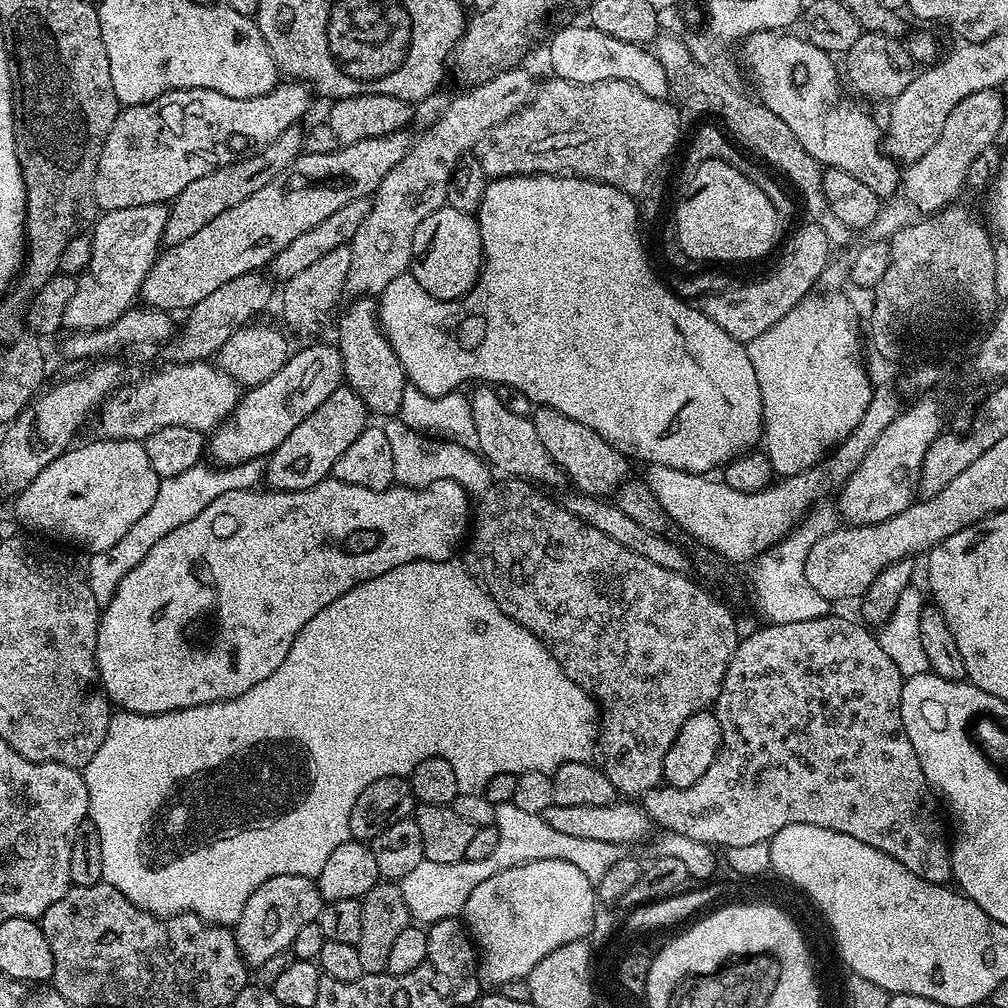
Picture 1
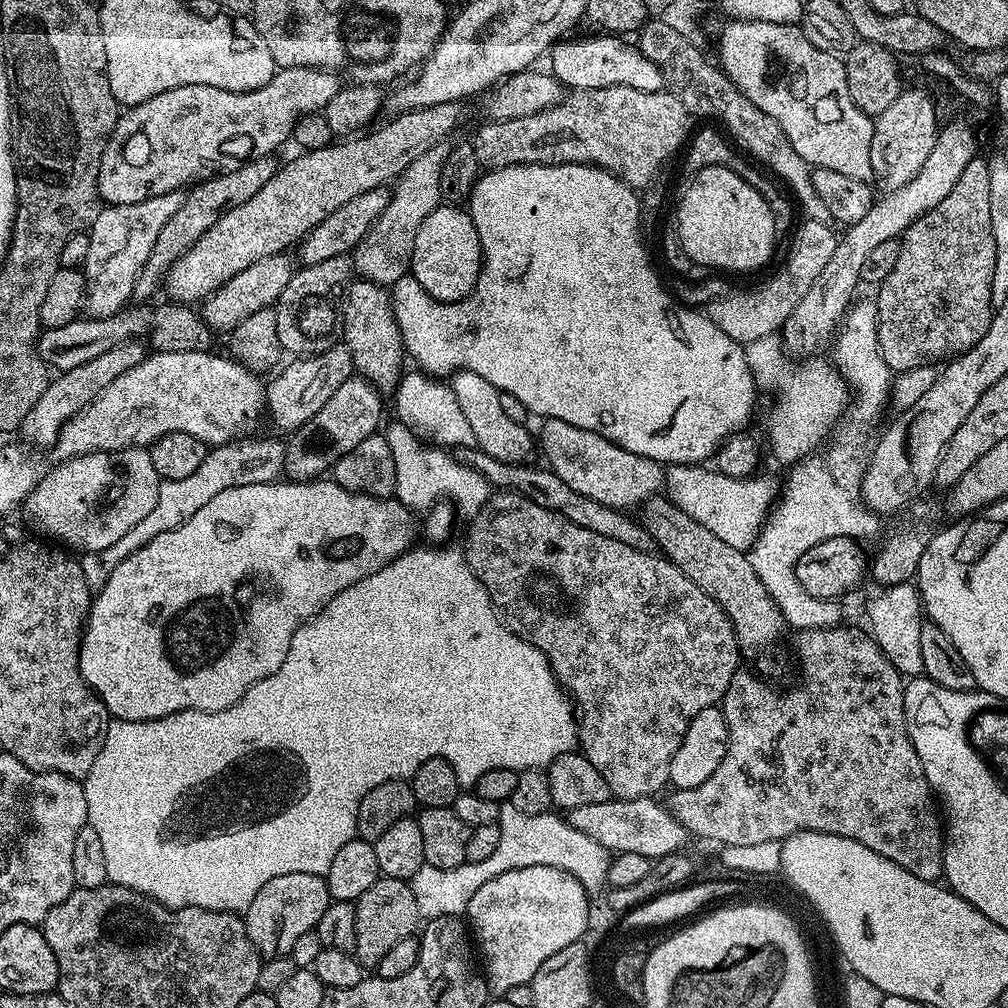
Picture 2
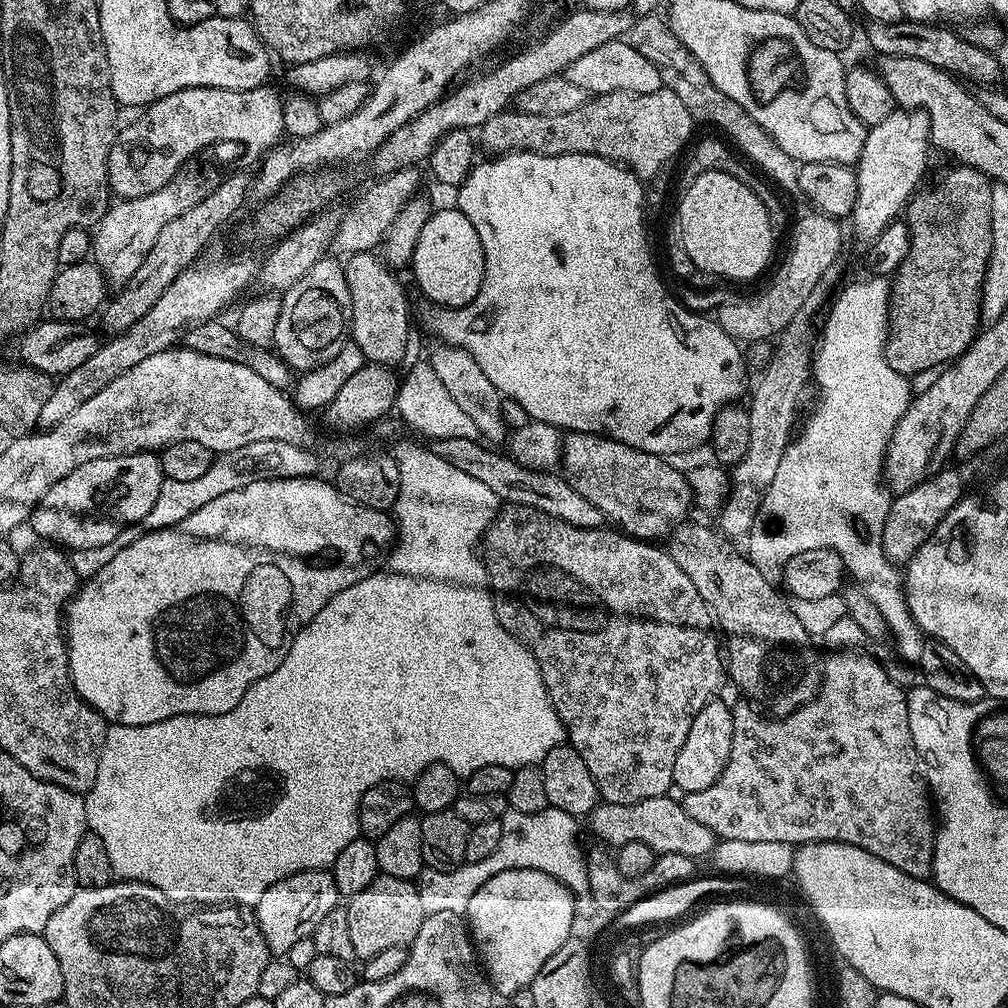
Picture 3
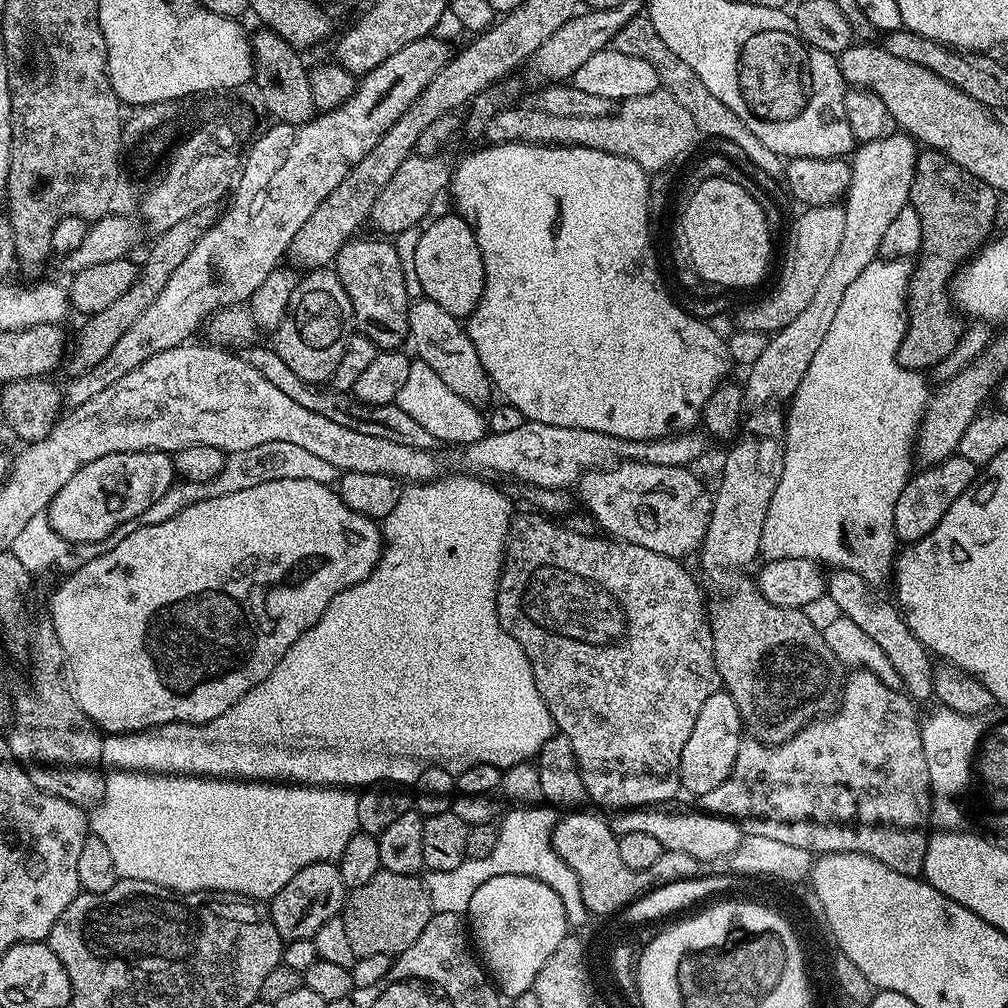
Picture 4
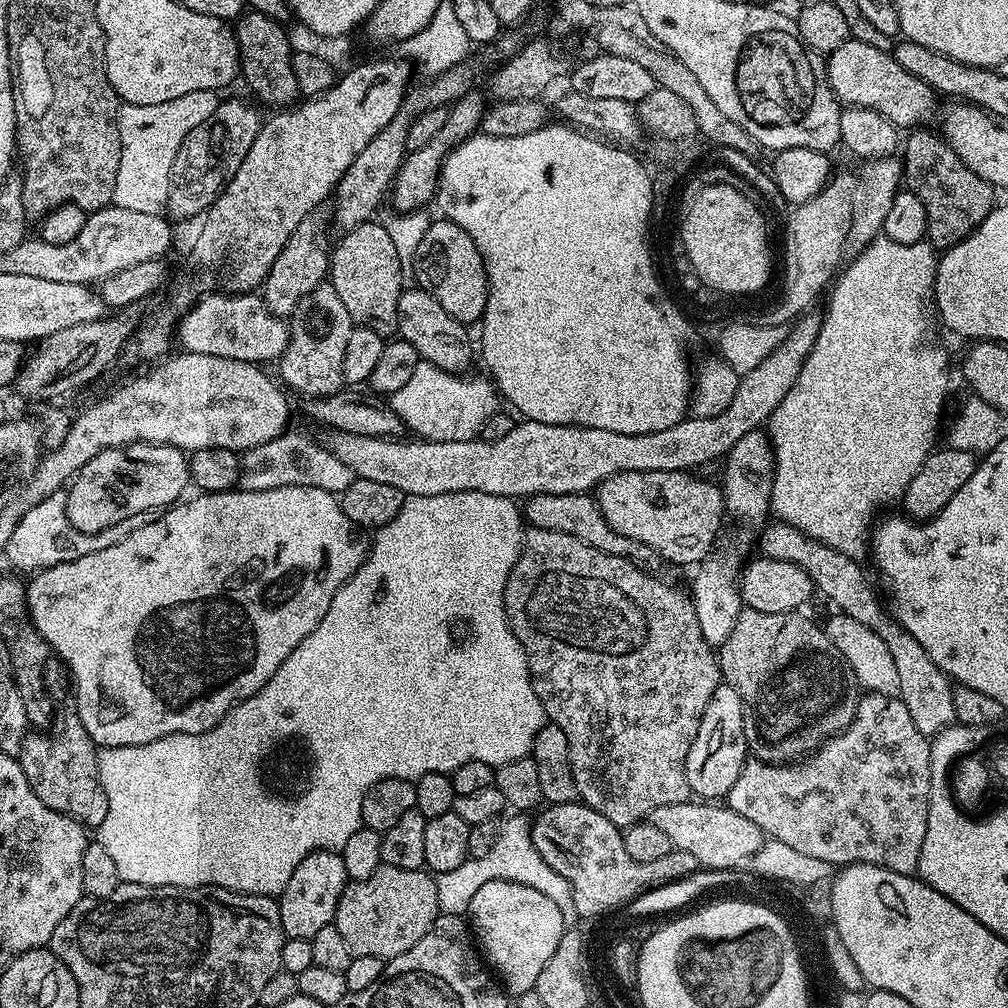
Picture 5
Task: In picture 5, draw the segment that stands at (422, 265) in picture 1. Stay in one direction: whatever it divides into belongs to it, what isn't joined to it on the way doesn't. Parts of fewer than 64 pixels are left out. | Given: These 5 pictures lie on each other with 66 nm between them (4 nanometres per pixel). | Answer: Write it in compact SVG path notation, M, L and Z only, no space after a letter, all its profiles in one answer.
M436 218L418 245L415 260L416 283L442 305L442 310L466 326L475 325L484 317L488 301L488 279L482 254L474 246L474 238L453 220Z

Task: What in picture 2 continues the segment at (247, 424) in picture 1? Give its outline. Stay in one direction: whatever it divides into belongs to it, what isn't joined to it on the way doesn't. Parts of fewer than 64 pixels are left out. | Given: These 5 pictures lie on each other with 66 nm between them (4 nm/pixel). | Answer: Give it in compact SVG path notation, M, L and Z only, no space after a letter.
M337 342L334 347L325 352L289 360L292 361L288 365L285 363L271 377L273 380L267 381L266 384L267 411L270 416L272 412L277 426L285 434L291 434L306 422L310 422L310 418L314 418L314 414L318 414L318 410L326 406L326 402L334 395L334 390L338 390L338 386L342 386L342 382L346 382L346 378L354 374L350 350L342 342Z

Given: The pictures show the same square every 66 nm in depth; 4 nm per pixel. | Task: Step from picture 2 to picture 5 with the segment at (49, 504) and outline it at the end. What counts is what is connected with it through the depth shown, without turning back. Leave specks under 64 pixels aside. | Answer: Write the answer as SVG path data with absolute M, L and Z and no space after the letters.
M127 444L124 448L102 450L82 466L67 489L63 510L79 532L97 532L122 522L122 518L134 518L134 514L167 509L185 495L184 487L189 484L190 460L181 449L169 444Z

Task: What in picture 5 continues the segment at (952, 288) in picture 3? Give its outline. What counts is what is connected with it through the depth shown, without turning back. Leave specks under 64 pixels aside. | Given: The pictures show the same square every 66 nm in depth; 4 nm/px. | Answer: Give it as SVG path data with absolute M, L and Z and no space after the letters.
M919 128L907 135L902 146L902 174L907 189L916 193L926 208L929 243L938 250L947 250L964 240L988 217L996 204L996 190L974 174L937 131L930 131Z

